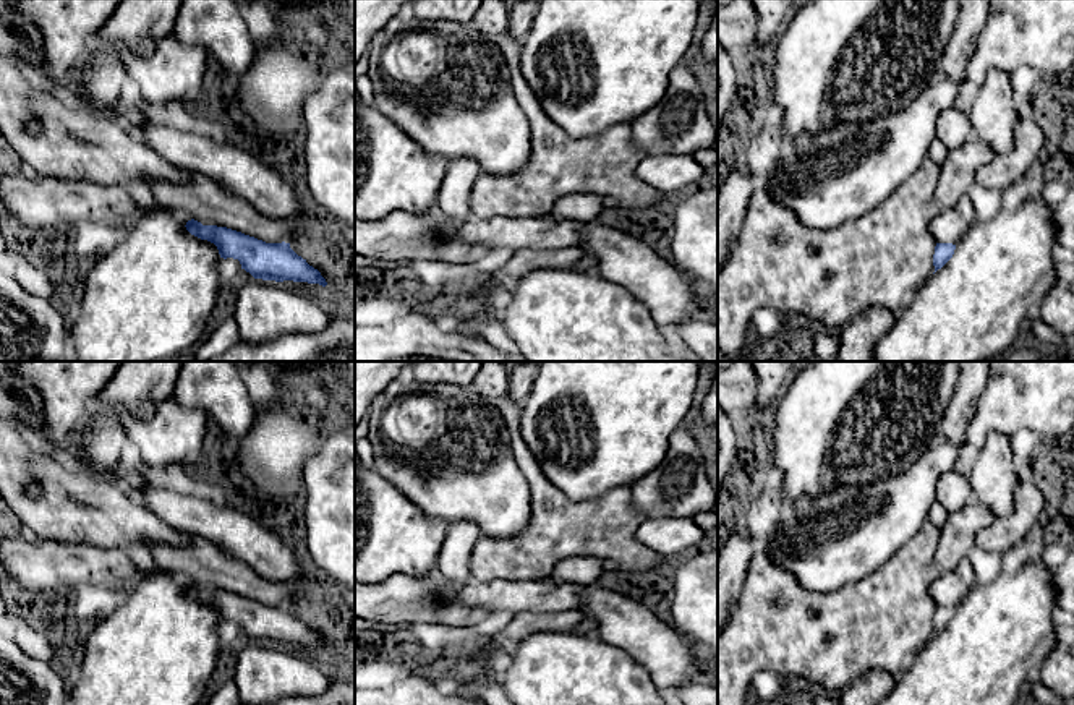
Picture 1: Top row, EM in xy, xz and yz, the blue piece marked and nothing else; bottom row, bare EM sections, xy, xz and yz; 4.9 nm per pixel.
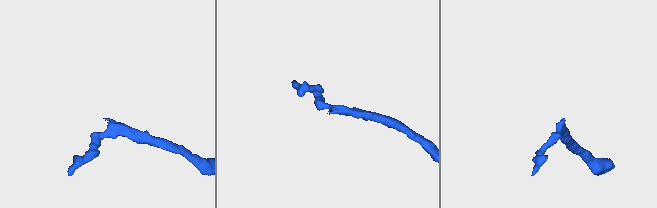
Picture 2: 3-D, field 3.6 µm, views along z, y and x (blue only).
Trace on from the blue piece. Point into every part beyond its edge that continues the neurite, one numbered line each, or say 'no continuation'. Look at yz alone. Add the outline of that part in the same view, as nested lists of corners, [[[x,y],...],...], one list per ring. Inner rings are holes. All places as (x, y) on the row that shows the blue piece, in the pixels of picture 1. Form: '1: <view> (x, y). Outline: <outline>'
1: yz (950, 226). Outline: [[[964,194],[953,207],[941,209],[931,220],[930,230],[936,243],[956,245],[970,224],[975,220],[975,211],[969,194]]]

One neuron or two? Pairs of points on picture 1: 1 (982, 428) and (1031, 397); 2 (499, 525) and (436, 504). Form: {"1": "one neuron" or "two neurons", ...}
{"1": "one neuron", "2": "one neuron"}

